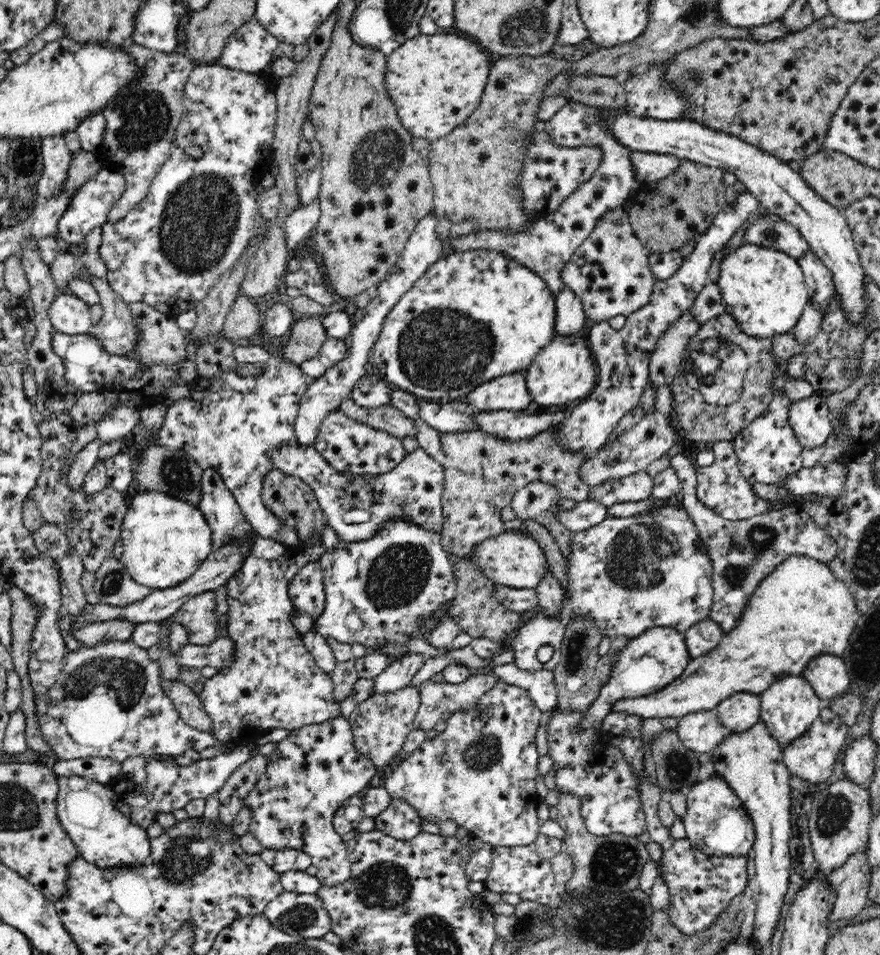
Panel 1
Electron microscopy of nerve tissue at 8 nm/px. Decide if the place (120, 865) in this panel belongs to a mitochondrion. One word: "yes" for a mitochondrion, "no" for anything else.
no

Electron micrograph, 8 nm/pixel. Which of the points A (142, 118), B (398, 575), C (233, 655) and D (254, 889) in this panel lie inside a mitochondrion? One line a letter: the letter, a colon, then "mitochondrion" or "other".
A: mitochondrion
B: mitochondrion
C: other
D: other

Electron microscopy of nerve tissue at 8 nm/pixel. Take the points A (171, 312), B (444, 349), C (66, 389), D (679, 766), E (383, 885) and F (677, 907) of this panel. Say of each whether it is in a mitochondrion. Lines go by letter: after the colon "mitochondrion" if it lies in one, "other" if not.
A: other
B: mitochondrion
C: other
D: mitochondrion
E: mitochondrion
F: other

